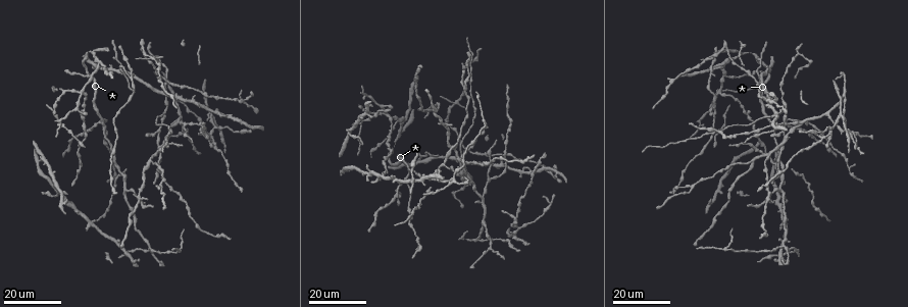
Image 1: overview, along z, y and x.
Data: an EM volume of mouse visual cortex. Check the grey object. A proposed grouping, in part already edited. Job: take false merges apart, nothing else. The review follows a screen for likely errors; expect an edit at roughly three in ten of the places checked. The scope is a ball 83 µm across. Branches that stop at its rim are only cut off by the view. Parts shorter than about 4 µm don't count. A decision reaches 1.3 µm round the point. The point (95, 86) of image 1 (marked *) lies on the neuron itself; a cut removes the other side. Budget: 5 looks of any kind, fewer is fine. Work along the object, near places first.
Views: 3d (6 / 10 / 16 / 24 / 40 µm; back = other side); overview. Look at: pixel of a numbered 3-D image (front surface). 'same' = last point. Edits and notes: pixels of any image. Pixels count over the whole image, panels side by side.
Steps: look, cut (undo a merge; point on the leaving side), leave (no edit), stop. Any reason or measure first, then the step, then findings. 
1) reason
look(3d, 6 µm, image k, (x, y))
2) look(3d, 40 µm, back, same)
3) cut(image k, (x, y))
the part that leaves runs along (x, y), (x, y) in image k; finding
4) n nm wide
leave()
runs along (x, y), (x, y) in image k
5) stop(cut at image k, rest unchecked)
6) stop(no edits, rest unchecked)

branch point
look(3d, 24 µm, image 1, (156, 130))

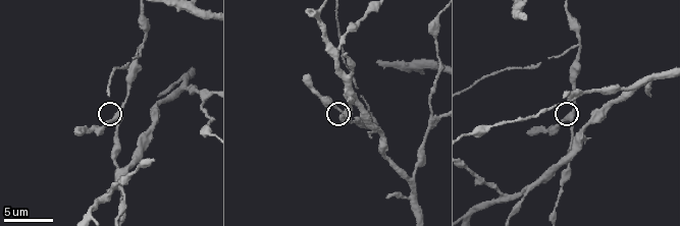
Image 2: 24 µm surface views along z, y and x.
look(3d, 6 µm, image 2, (569, 118))

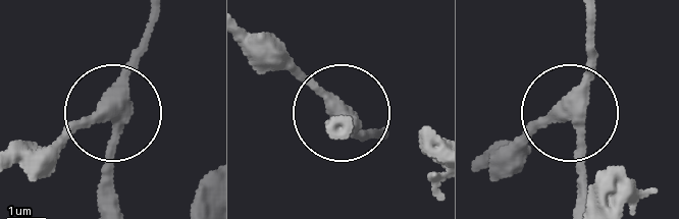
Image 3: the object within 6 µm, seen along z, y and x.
340 nm wide
leave()
all the same neuron

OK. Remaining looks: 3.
three-way junction
look(3d, 10 µm, image 2, (577, 46))

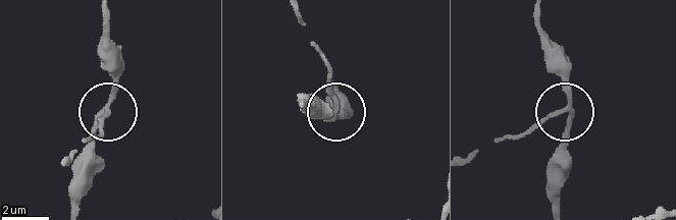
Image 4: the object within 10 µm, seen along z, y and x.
180 nm wide
cut(image 4, (535, 124))
the part that leaves runs along (565, 108), (467, 157) in image 4; two neurons meet here

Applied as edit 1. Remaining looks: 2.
stop(cut at image 4, rest unchecked)

